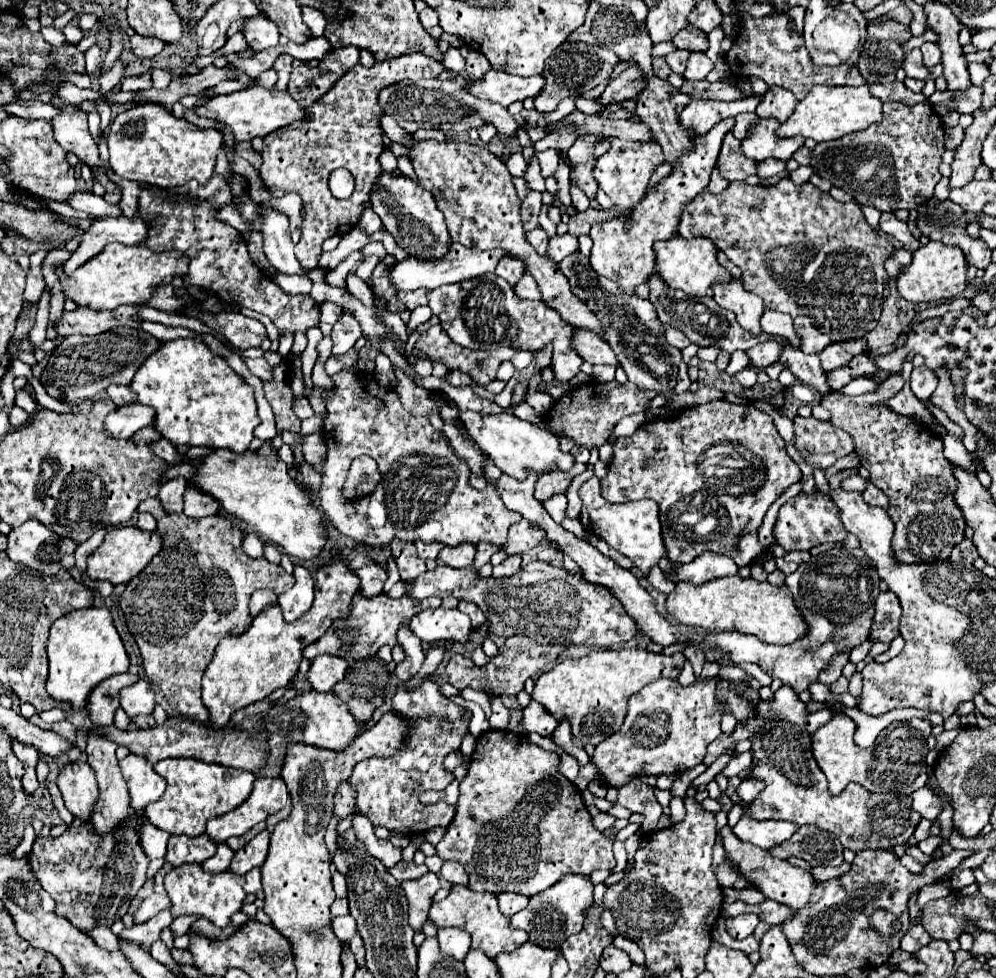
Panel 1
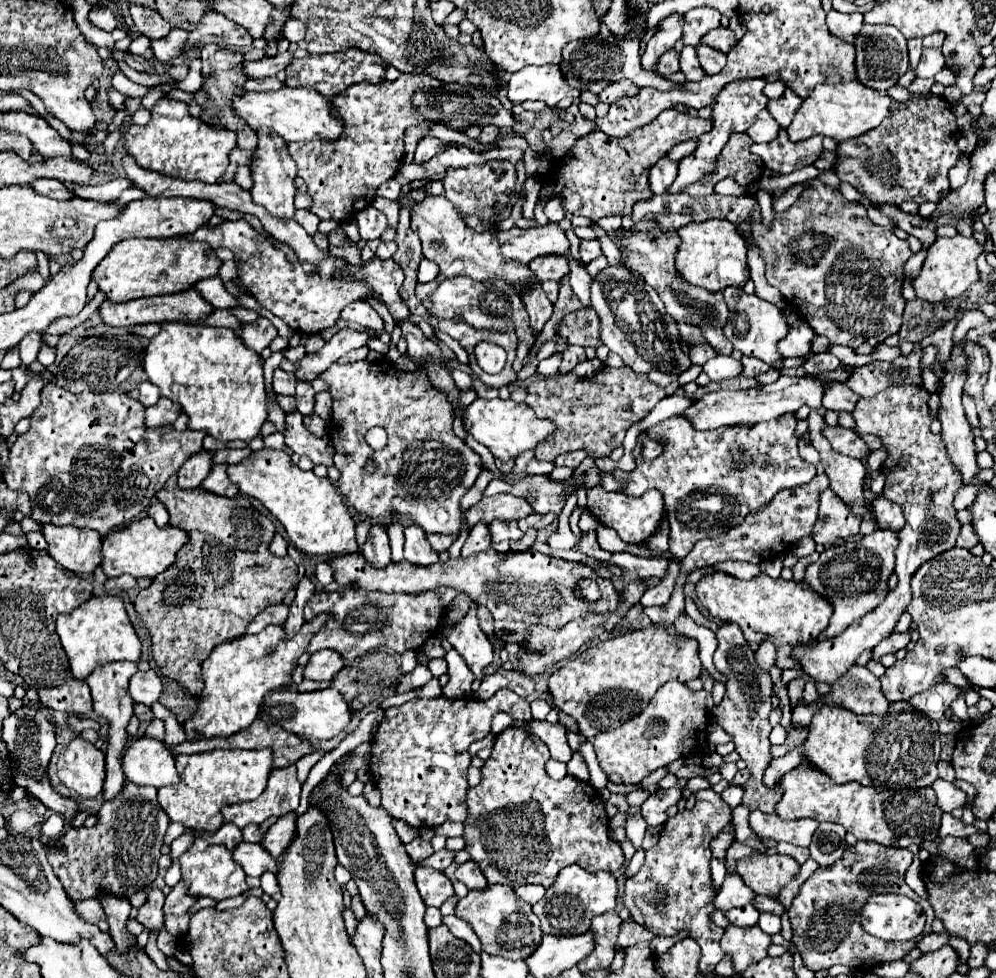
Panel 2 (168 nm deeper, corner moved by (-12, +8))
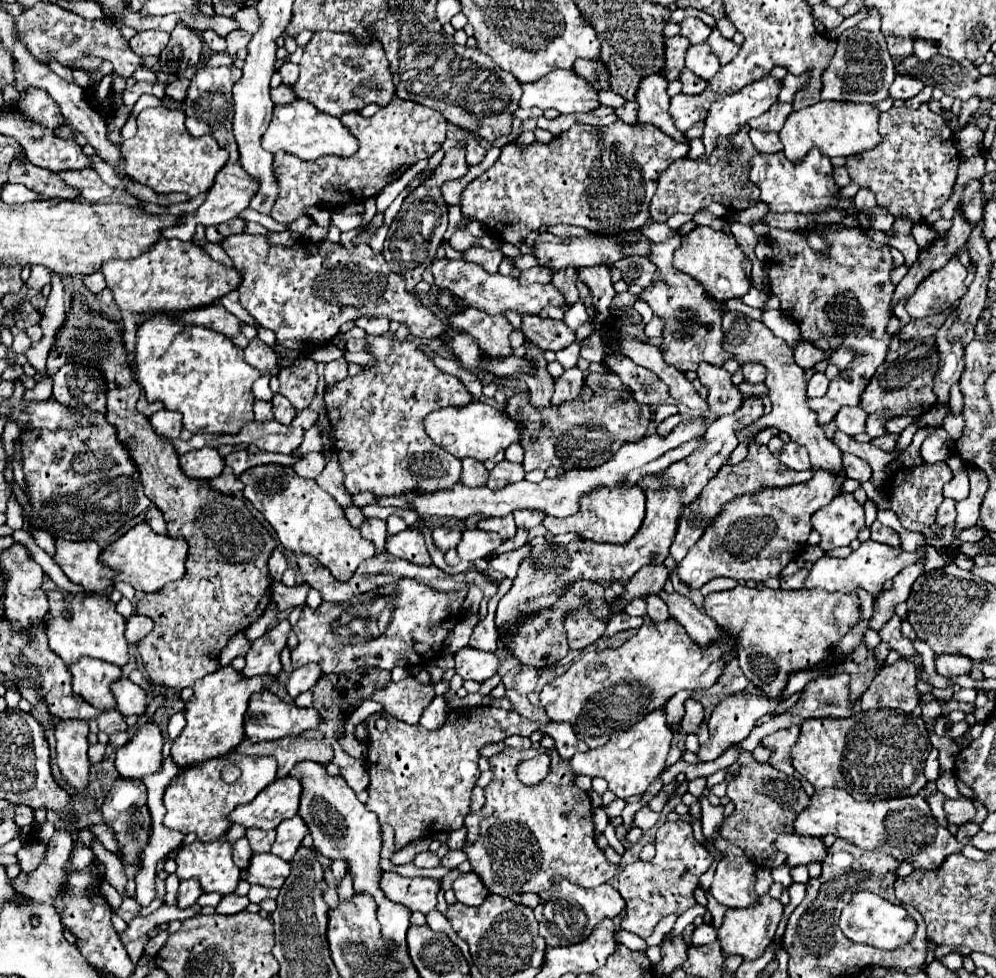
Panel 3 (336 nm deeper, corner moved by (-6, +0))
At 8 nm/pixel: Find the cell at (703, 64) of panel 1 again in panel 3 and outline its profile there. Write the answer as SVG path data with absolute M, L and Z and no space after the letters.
M707 43L691 45L687 49L685 65L687 65L687 69L691 69L697 77L701 77L705 81L711 79L719 71L719 59L713 55L713 51L709 49Z

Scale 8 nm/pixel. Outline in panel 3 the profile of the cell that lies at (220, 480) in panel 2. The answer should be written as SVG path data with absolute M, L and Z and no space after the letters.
M225 467L219 477L209 481L209 487L215 489L217 493L221 493L221 495L235 495L237 491L243 489L243 483L233 475L231 467Z

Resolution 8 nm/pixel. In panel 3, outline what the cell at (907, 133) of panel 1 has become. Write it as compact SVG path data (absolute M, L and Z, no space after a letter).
M923 103L919 109L891 107L887 113L881 113L881 119L883 119L883 141L877 147L847 159L845 167L849 171L849 177L859 187L871 189L877 197L877 205L887 209L893 217L905 217L915 223L923 221L933 209L939 209L953 191L957 167L961 163L955 133L949 129L947 121L939 113L933 113L927 107L927 103Z

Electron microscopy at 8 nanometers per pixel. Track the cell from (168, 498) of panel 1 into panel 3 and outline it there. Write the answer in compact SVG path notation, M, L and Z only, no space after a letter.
M203 447L181 455L179 463L183 473L189 479L197 479L197 481L213 479L223 471L223 457L217 453L217 449L211 447Z

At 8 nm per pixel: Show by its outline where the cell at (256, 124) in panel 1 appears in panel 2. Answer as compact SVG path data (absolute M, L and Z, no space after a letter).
M283 87L269 93L245 93L233 99L235 113L247 121L251 129L267 127L279 133L285 141L335 141L343 133L343 121L333 113L333 103L311 87Z

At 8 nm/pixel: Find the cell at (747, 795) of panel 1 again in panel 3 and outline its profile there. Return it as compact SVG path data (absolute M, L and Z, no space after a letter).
M871 709L857 711L849 719L809 719L801 725L799 741L791 749L793 767L815 787L841 787L857 801L877 801L917 795L925 779L925 759L933 749L925 723L915 713L905 713L899 709Z

